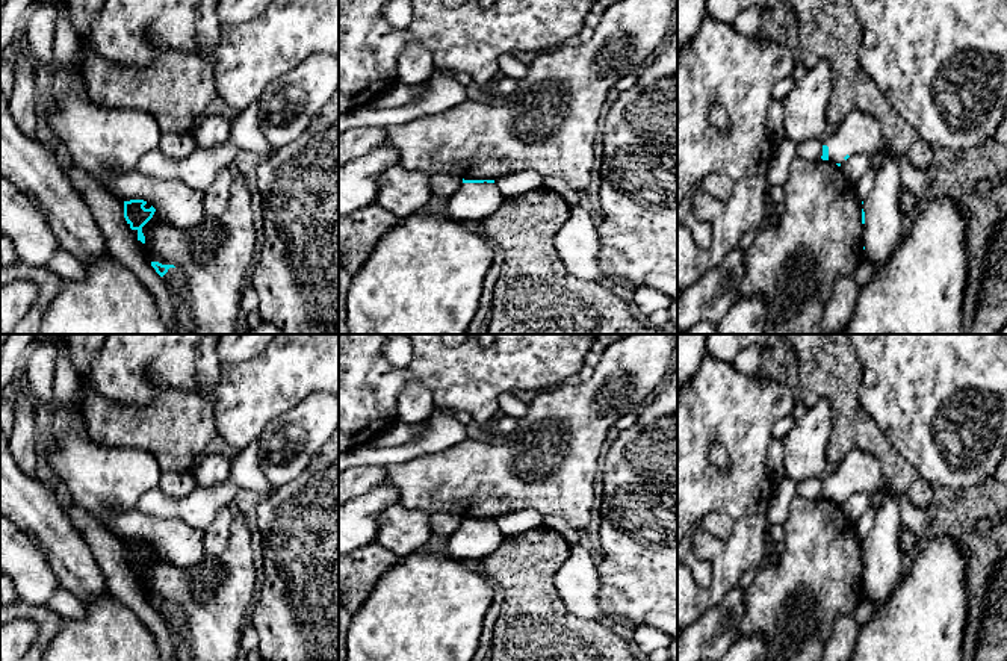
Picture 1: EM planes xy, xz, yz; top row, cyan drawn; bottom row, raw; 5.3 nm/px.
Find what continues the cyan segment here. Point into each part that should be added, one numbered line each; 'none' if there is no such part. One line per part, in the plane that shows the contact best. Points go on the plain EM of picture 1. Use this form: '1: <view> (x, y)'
1: xz (474, 540)

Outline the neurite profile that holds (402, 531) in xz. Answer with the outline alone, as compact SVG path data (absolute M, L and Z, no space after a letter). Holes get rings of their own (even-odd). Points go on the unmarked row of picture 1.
M395 504L381 514L375 543L404 558L422 551L431 537L429 514Z

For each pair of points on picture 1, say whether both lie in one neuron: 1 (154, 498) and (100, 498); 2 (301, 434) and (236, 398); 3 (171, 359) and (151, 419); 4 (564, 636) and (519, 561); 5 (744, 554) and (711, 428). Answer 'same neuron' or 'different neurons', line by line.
1: different neurons
2: different neurons
3: different neurons
4: same neuron
5: same neuron

